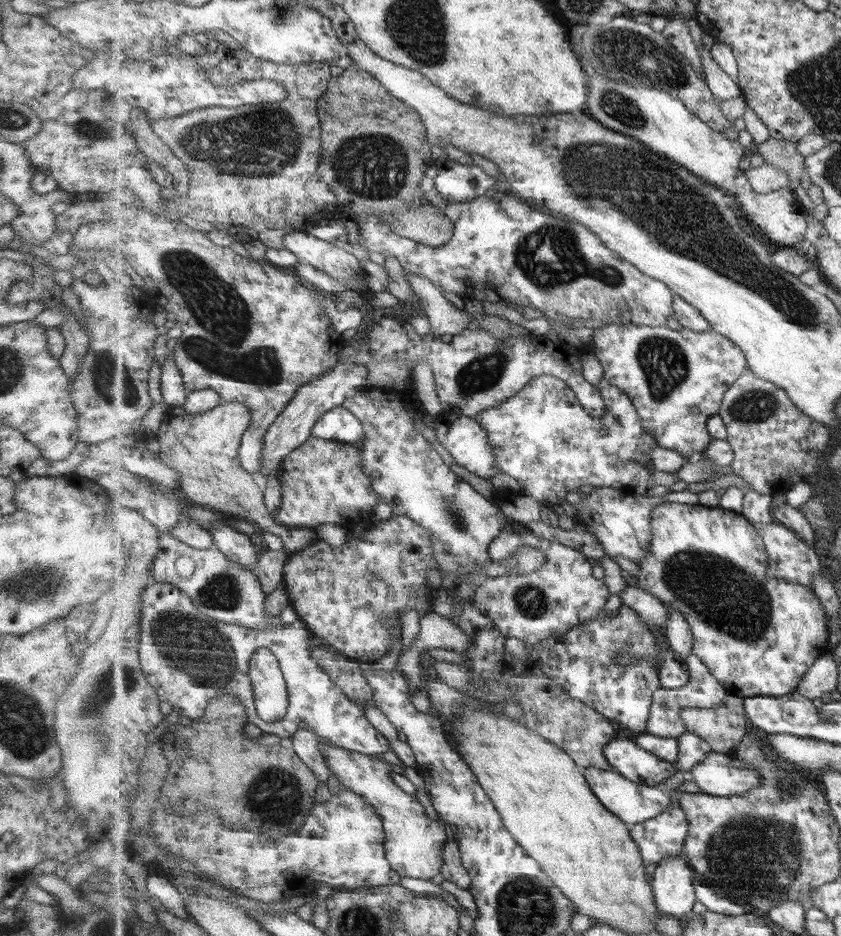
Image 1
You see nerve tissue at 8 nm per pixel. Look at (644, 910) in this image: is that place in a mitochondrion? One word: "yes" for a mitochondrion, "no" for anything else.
no

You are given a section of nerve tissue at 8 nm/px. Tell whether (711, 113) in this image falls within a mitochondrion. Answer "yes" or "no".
no

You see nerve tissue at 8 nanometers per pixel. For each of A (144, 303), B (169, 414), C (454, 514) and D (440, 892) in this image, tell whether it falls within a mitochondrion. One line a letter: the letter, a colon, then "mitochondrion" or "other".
A: other
B: other
C: mitochondrion
D: other

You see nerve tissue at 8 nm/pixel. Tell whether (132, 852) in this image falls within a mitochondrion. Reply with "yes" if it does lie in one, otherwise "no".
no

